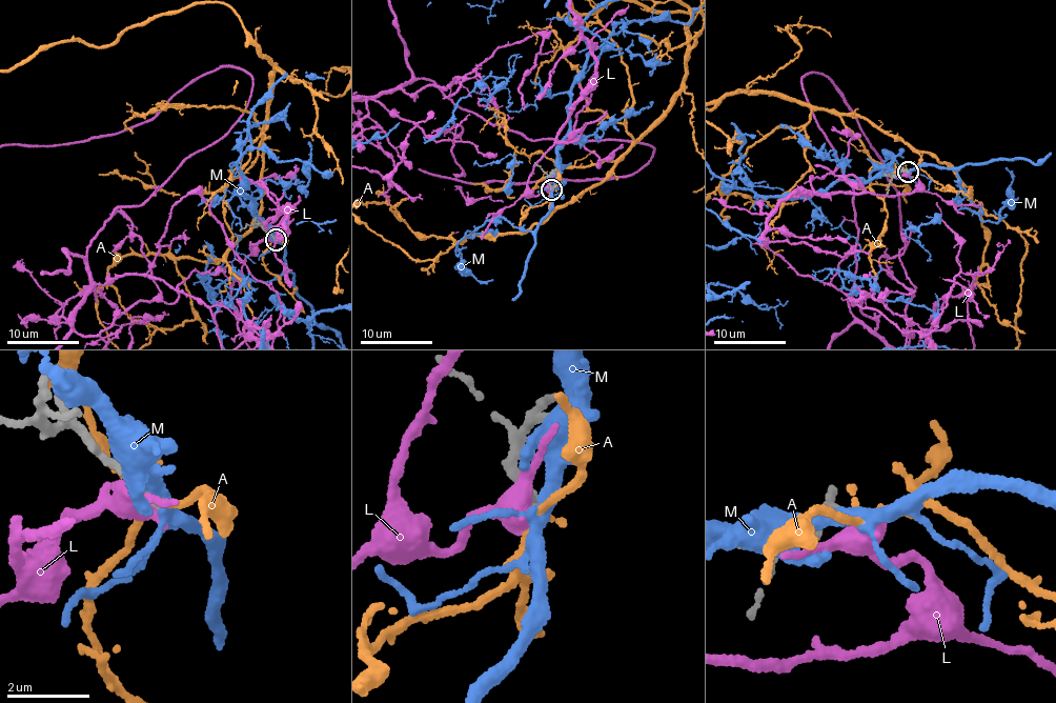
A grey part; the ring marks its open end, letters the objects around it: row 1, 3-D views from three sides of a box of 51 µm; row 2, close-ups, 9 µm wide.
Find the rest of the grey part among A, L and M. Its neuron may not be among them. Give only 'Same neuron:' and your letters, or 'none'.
Same neuron: M

